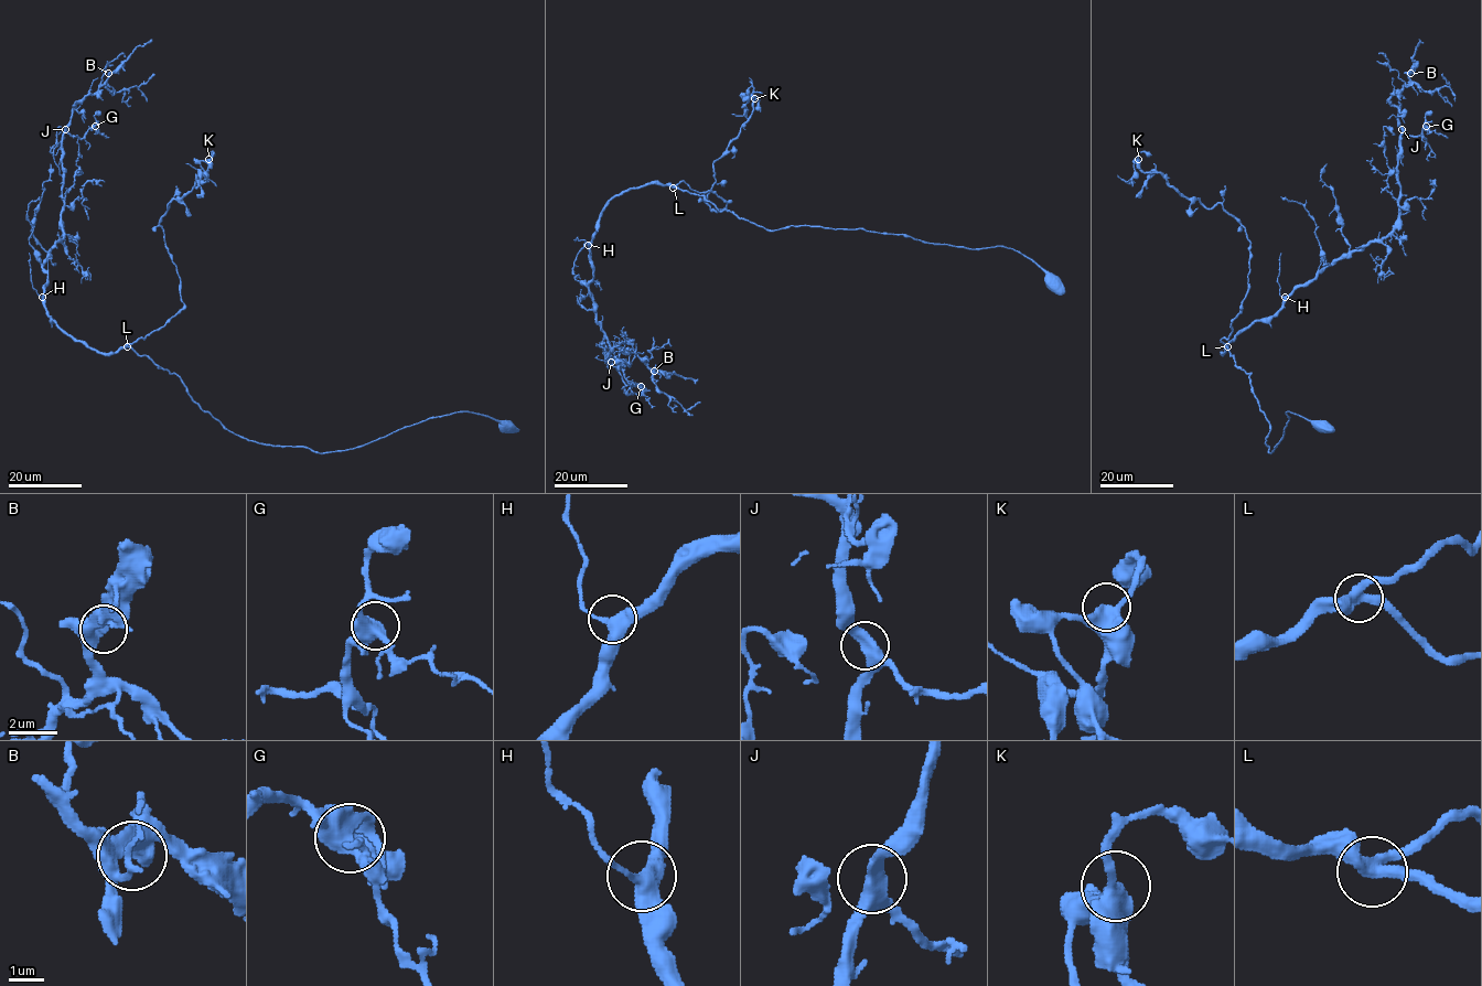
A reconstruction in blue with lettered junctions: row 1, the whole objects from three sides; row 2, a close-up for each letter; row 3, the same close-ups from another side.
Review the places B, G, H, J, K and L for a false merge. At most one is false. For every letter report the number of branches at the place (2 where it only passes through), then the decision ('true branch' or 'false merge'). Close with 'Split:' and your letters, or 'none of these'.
B: branches 3; true branch
G: branches 3; true branch
H: branches 3; true branch
J: branches 3; true branch
K: branches 3; true branch
L: branches 3; true branch
Split: none of these

